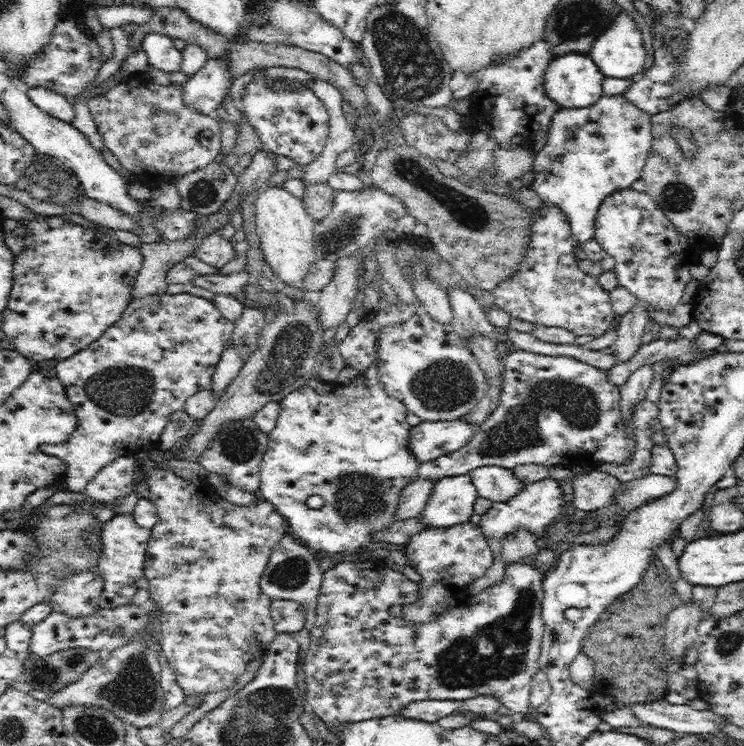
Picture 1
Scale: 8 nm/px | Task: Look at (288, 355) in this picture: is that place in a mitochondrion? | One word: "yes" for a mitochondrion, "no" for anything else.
yes

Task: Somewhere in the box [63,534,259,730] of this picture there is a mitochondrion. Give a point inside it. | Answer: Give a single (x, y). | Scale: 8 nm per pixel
(135, 692)

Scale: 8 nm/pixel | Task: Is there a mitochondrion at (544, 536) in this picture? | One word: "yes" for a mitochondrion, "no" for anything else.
no

